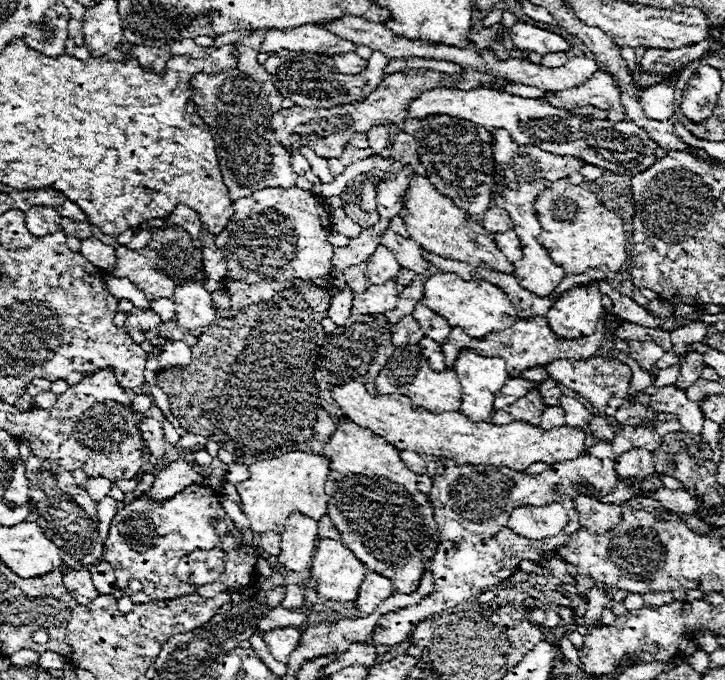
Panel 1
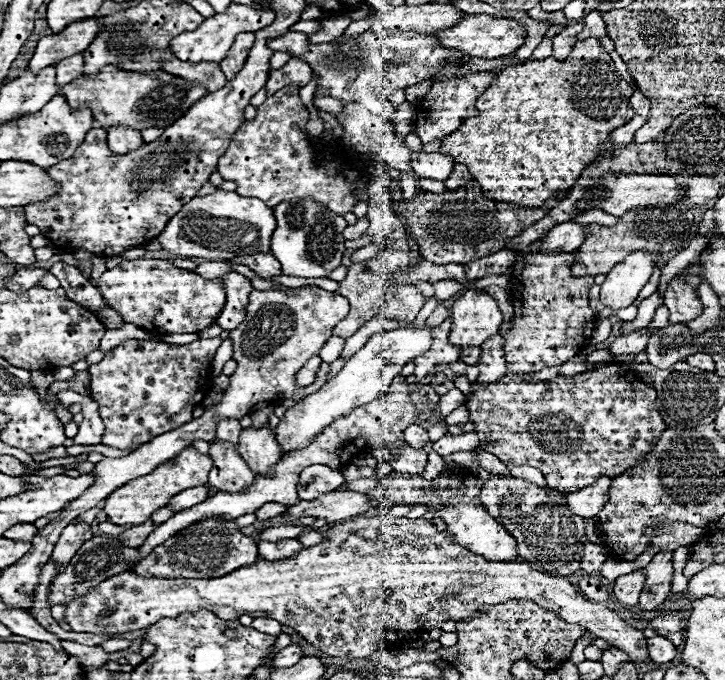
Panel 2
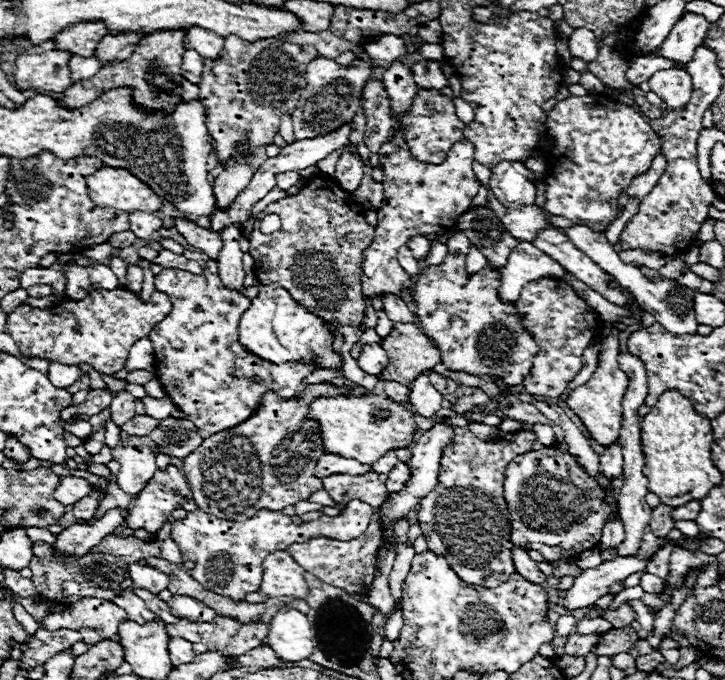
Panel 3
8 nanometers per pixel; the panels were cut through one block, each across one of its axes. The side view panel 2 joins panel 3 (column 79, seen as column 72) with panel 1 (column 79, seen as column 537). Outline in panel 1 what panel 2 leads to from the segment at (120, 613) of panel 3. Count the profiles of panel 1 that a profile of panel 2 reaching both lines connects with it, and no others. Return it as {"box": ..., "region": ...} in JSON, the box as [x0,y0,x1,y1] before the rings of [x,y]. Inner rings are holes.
{"box":[64,570,100,604],"region":[[[68,570],[68,572],[64,572],[64,586],[68,588],[70,596],[74,600],[78,600],[80,604],[92,602],[100,594],[94,588],[88,570]]]}

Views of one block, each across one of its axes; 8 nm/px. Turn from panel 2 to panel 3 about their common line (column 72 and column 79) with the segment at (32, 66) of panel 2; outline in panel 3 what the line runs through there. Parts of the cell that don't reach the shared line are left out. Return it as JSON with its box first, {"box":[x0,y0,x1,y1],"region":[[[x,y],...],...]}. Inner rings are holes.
{"box":[56,22,108,56],"region":[[[80,22],[64,28],[56,36],[56,46],[60,50],[70,50],[78,56],[92,56],[98,42],[108,34],[108,28],[104,22]]]}

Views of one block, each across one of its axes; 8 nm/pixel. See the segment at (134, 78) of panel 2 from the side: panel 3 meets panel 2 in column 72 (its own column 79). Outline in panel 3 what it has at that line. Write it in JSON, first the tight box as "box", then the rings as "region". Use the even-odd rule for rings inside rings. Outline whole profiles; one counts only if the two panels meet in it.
{"box":[58,30,186,114],"region":[[[160,30],[160,32],[146,34],[146,38],[142,38],[142,42],[138,44],[138,48],[132,52],[132,56],[128,60],[108,64],[94,78],[74,82],[62,94],[62,98],[58,102],[66,108],[80,108],[80,106],[96,100],[106,90],[132,88],[132,94],[134,94],[132,102],[136,106],[146,108],[146,110],[162,110],[166,114],[174,112],[176,104],[182,102],[182,98],[178,96],[180,82],[176,82],[176,76],[180,74],[180,66],[182,66],[184,34],[186,34],[186,30]]]}

